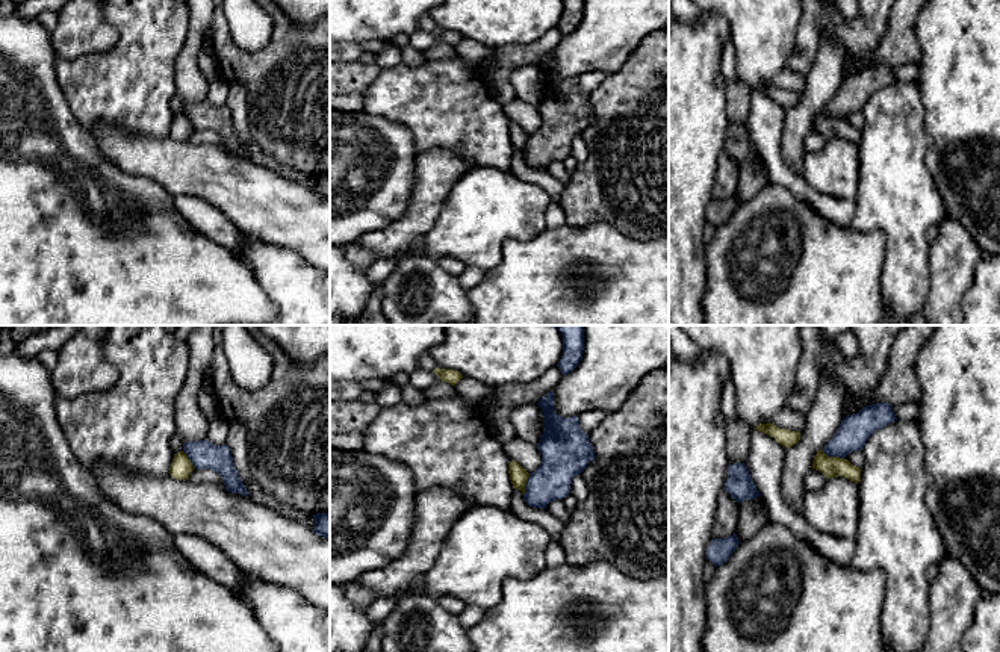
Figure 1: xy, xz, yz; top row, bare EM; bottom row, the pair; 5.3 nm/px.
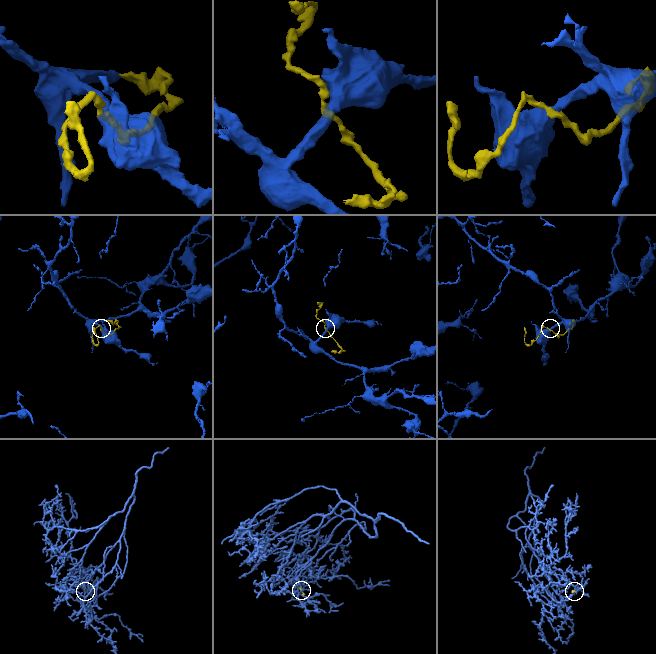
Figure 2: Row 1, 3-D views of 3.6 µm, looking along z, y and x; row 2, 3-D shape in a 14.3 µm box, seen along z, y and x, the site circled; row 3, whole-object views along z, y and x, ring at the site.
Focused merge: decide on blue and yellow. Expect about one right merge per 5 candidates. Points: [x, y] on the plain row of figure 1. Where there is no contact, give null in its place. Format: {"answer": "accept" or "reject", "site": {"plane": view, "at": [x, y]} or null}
{"answer": "reject", "site": {"plane": "yz", "at": [832, 117]}}

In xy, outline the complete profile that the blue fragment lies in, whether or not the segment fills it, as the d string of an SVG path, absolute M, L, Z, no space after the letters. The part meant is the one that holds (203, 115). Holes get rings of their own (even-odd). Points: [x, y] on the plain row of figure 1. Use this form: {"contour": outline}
{"contour": "M206 100L200 103L186 103L183 106L183 113L195 130L210 130L219 135L228 153L248 159L227 106L216 107Z"}

